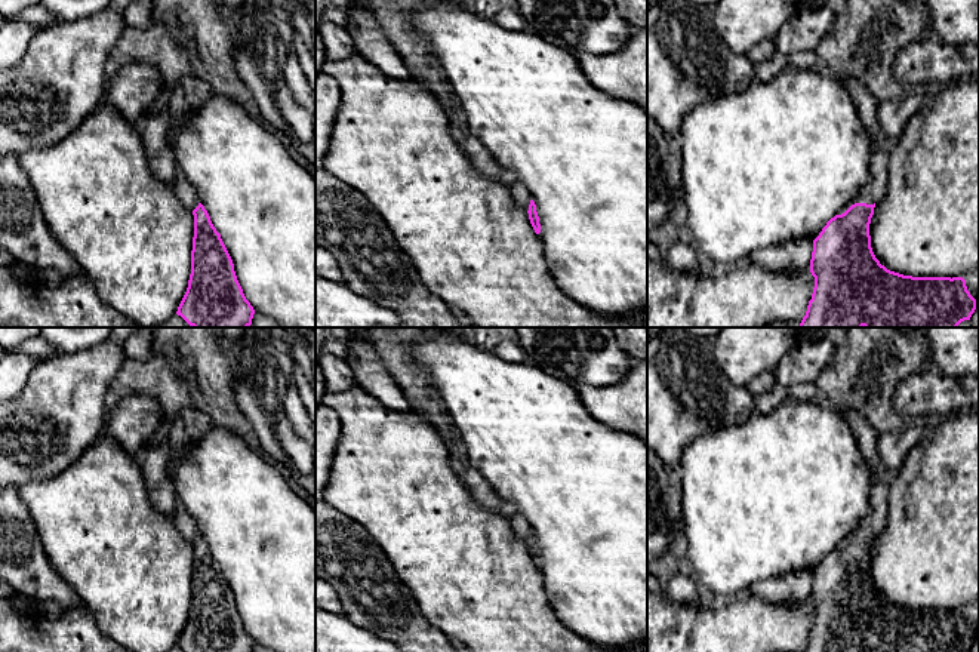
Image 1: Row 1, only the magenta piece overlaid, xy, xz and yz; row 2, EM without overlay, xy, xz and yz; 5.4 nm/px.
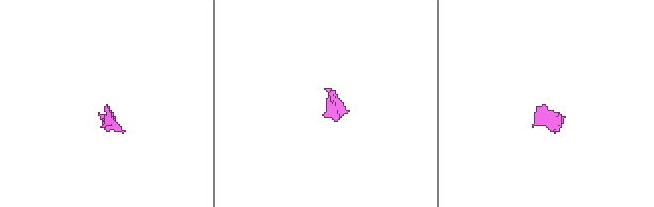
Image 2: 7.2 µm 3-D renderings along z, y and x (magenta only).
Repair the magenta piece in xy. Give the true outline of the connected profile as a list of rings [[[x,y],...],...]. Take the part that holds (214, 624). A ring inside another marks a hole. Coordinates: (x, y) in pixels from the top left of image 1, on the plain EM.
[[[178,499],[173,522],[194,547],[191,606],[176,646],[184,652],[252,652],[255,642],[243,625],[221,566]]]

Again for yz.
[[[856,410],[840,412],[872,474],[869,513],[850,539],[831,550],[813,572],[810,605],[815,609],[812,631],[803,652],[970,652],[979,630],[979,600],[963,609],[912,609],[887,602],[871,579],[869,556],[875,535],[887,520],[887,498],[893,473],[877,452],[875,430]]]

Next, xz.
[[[517,514],[511,519],[511,528],[514,535],[529,545],[530,556],[535,565],[539,566],[541,565],[539,548],[536,544],[536,536],[530,530],[529,523],[523,519],[523,516]]]

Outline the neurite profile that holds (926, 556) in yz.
[[[979,410],[951,413],[912,448],[893,474],[887,520],[869,556],[871,579],[887,602],[912,609],[963,609],[979,600]]]

